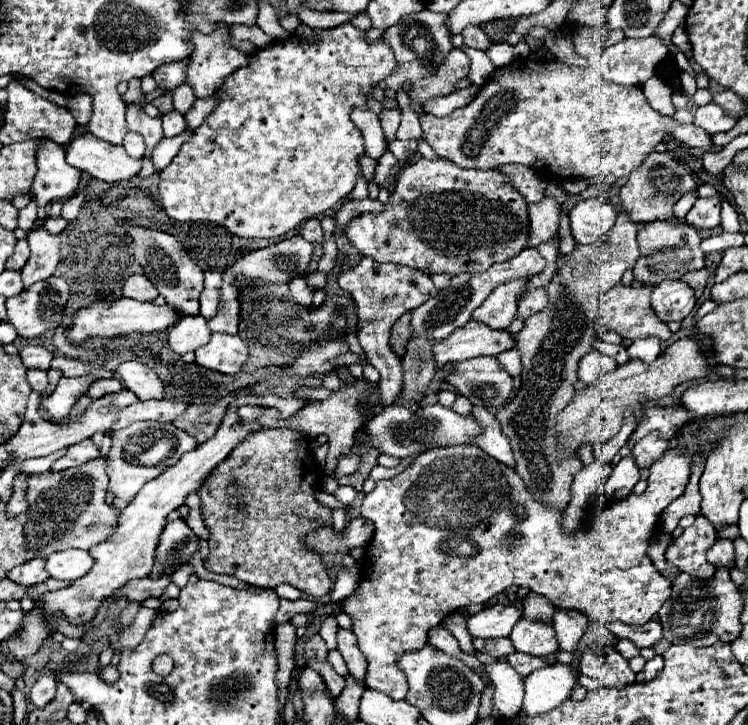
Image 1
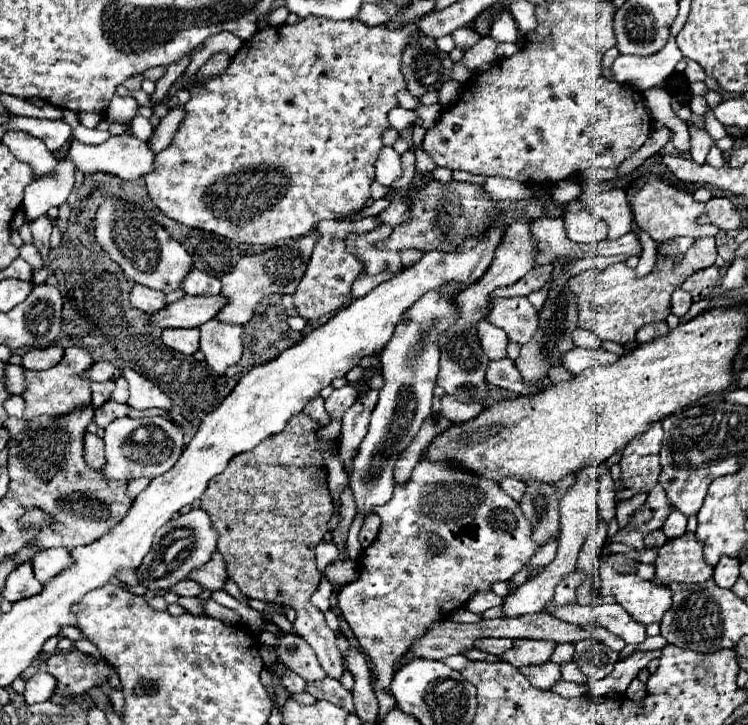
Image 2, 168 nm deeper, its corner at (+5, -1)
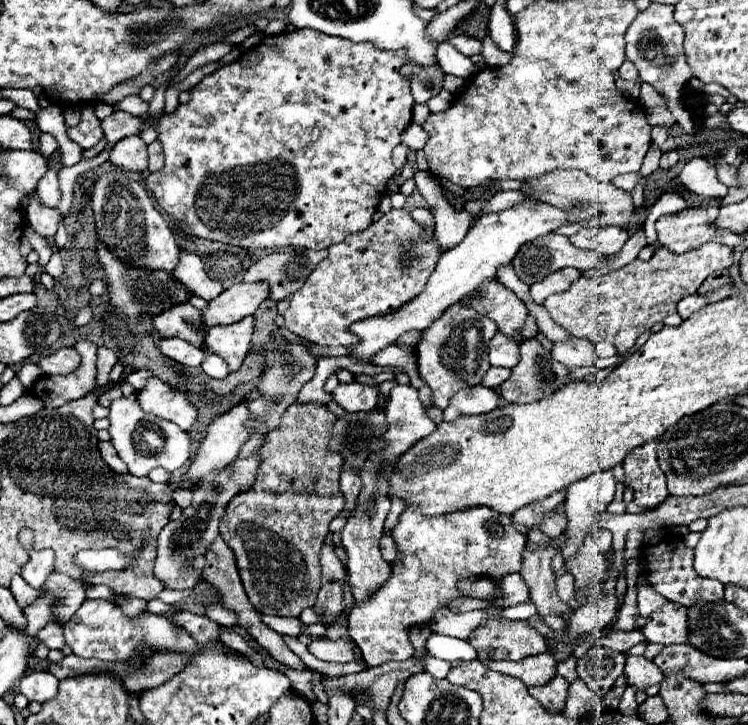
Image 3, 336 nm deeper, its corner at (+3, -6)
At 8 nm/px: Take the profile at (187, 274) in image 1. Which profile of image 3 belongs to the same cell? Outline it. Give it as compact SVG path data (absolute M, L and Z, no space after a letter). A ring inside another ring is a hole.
M120 169L100 175L92 189L92 209L98 239L128 267L148 267L150 271L172 273L180 261L180 249L166 223L166 219L156 211L152 199L146 195L144 187L122 173Z

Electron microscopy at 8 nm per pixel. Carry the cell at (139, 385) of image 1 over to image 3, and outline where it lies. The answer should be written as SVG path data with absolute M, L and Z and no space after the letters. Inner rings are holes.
M150 377L144 389L138 391L138 403L146 413L172 421L184 431L188 431L196 421L196 409L190 405L190 401L180 391L172 391L156 377Z

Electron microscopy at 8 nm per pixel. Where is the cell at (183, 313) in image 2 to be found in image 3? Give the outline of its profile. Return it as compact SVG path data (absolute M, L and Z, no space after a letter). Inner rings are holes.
M236 283L216 299L212 299L206 309L202 309L202 323L206 329L214 325L236 323L248 315L254 315L254 311L266 297L266 283Z

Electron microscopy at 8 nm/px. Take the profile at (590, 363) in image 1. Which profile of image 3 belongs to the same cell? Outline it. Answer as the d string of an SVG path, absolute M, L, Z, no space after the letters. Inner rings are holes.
M572 337L570 341L554 343L552 359L572 369L572 367L592 367L598 357L594 353L594 345L588 339Z

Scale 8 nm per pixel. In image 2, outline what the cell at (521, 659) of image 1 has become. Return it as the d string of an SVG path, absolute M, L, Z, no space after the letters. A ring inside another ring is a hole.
M546 662L542 666L524 666L520 672L534 688L540 690L550 690L560 680L560 666L554 662Z

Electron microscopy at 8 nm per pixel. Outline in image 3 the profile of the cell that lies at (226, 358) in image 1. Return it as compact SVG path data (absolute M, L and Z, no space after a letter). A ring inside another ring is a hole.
M244 317L240 323L232 325L218 325L206 331L204 345L210 353L220 355L228 363L228 371L238 371L246 353L250 351L250 337L252 337L254 319Z

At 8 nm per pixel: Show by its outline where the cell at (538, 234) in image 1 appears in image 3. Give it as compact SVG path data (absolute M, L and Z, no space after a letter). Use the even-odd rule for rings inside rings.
M468 303L452 305L440 319L436 319L416 345L416 359L420 377L432 389L432 401L436 407L446 409L452 395L464 387L480 385L482 377L490 369L488 363L488 341L496 333L496 323L486 315L480 315Z

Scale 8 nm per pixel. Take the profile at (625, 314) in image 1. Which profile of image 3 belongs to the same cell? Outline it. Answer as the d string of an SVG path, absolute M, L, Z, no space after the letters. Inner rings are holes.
M704 243L704 247L686 251L682 255L660 247L650 261L634 259L632 263L602 277L582 275L576 279L576 283L572 283L572 287L568 287L568 291L550 295L544 301L544 307L548 309L550 317L574 337L582 337L592 343L608 341L622 355L634 347L636 339L644 331L650 331L654 323L676 313L676 303L682 297L696 293L706 277L718 269L728 269L732 261L732 247L720 243Z

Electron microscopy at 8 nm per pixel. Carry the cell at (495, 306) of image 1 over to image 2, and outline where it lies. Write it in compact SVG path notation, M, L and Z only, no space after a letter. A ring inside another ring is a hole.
M544 264L544 266L534 266L534 270L530 270L524 278L520 278L516 284L512 284L510 288L498 288L490 294L490 302L494 298L504 298L504 296L528 296L530 292L542 290L550 280L552 280L552 264Z

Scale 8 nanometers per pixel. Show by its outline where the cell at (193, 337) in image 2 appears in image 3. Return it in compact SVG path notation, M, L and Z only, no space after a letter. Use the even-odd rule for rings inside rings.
M176 337L162 339L160 341L160 351L166 357L170 357L170 359L182 363L182 365L190 365L190 367L198 367L206 357L206 349L196 347L196 345L188 343L188 341L176 339Z

